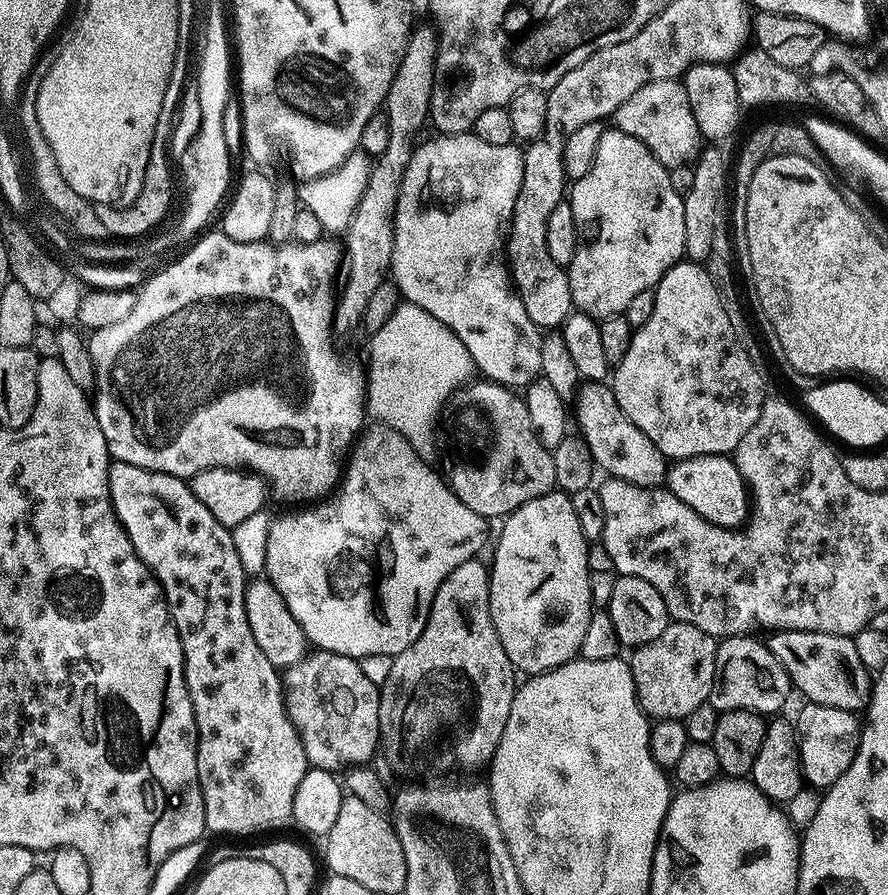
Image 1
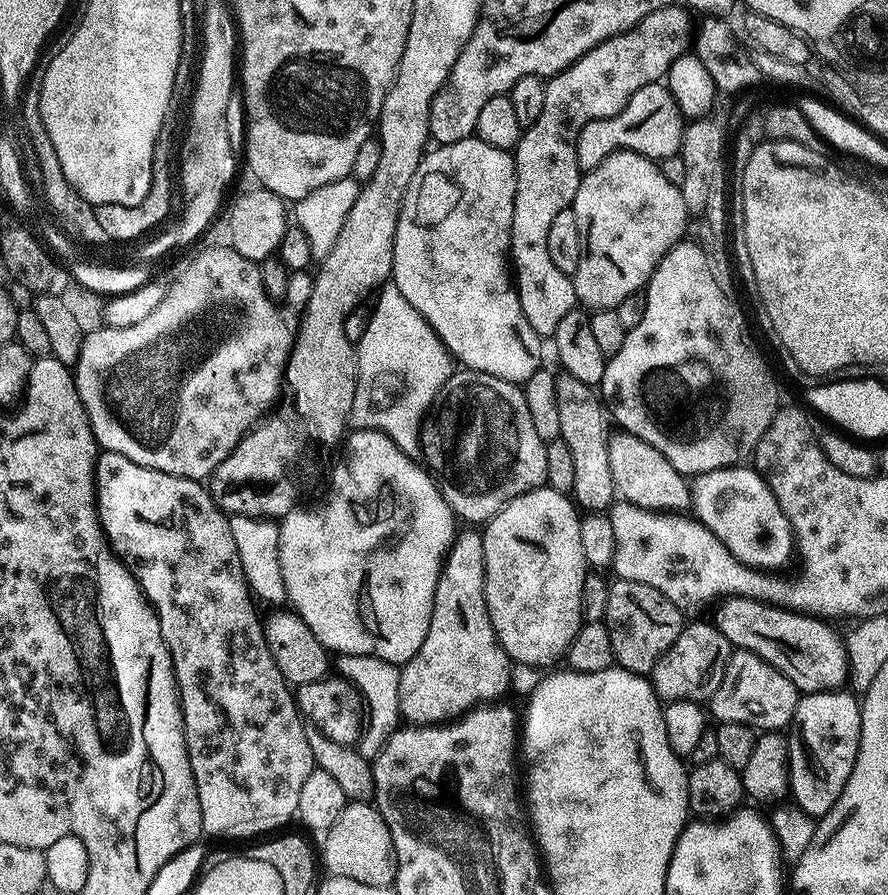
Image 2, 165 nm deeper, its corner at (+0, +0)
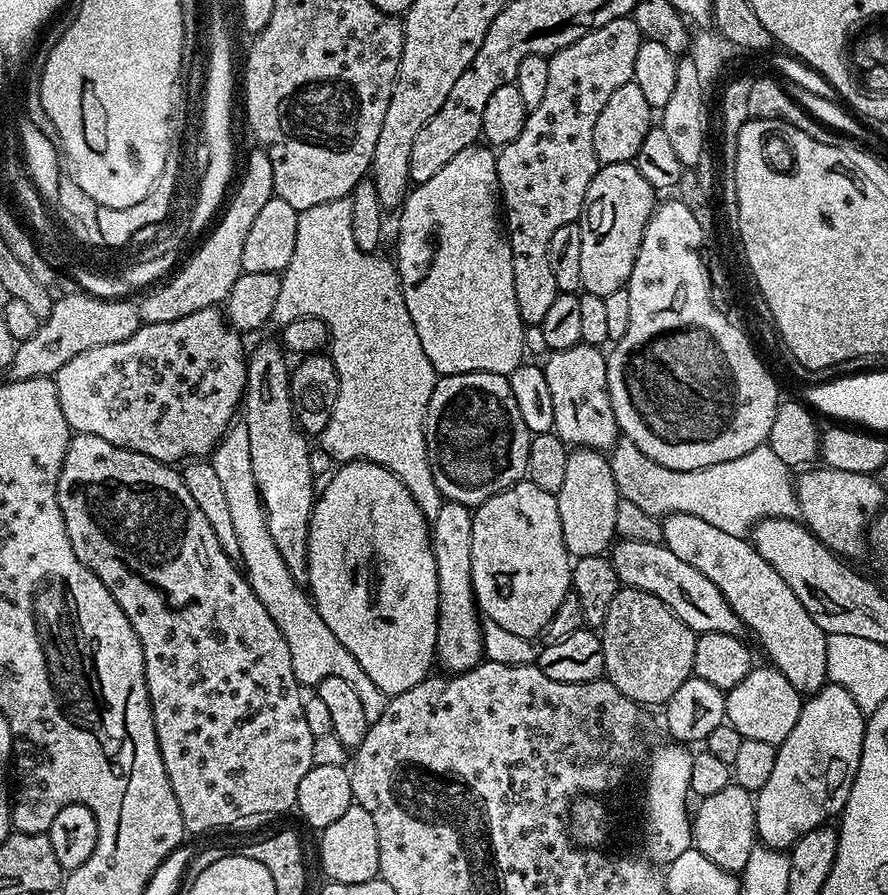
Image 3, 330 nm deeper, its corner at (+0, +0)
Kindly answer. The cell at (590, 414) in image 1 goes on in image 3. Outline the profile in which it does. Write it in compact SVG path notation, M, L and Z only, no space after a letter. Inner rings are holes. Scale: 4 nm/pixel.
M672 512L663 517L664 537L662 543L682 562L702 570L718 590L730 602L734 614L738 614L741 625L756 635L758 643L764 647L771 663L784 675L786 682L794 686L801 694L811 694L823 688L828 680L826 670L826 642L828 633L823 632L806 614L806 606L798 602L798 594L782 582L778 570L758 554L751 543L747 544L744 536L728 534L718 530L694 514Z

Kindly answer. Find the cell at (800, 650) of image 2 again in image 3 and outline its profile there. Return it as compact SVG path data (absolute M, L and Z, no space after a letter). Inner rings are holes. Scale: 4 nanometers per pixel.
M620 538L611 545L610 559L623 587L637 588L646 594L654 594L654 598L666 602L666 606L670 606L674 615L686 622L686 626L693 632L741 635L742 625L738 614L734 614L722 590L718 590L718 586L714 586L714 582L710 582L710 578L706 578L702 570L694 570L694 566L682 562L682 558L677 558L663 543L651 544L648 540Z

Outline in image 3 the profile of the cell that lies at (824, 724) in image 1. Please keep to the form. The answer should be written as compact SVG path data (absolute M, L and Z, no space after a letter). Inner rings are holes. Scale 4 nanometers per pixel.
M828 682L817 692L811 693L801 703L798 722L794 730L776 749L774 771L766 786L755 793L756 801L756 834L761 845L781 850L791 849L796 839L810 830L827 825L831 818L839 817L844 811L844 803L850 794L850 786L858 774L858 762L862 758L862 742L866 713L860 709L858 702L842 686Z

